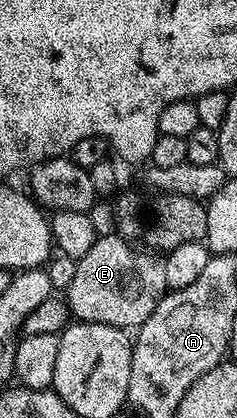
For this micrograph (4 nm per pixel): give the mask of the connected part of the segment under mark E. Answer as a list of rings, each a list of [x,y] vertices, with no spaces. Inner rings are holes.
[[[96,237],[93,247],[75,263],[73,283],[65,290],[65,300],[76,322],[105,323],[131,331],[153,315],[157,303],[169,291],[162,260],[147,253],[135,253],[131,246],[134,244],[120,237]]]

